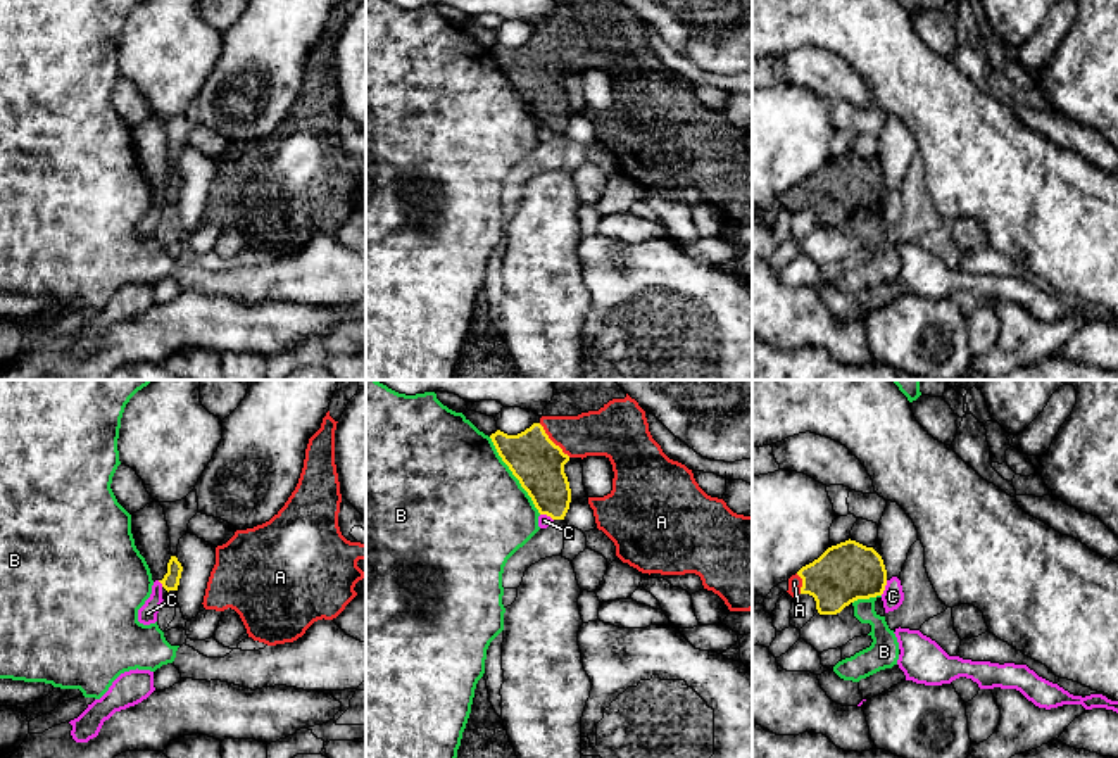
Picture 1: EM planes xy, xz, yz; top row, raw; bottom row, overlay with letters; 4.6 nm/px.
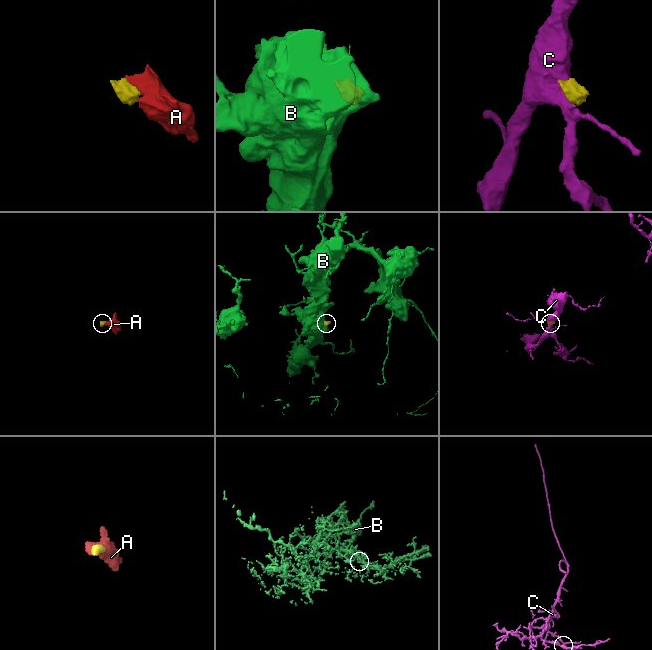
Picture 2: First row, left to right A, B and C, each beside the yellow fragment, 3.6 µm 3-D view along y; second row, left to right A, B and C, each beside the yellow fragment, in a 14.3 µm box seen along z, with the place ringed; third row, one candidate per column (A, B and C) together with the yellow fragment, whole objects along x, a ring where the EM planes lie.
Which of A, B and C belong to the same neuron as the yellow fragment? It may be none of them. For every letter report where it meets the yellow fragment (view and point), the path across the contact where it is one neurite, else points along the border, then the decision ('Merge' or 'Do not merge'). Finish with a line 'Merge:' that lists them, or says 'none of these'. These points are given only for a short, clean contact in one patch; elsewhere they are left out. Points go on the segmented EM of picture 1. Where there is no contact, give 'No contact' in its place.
A: Touches yellow at xz (551, 441). Path across: xz (539, 465), (539, 454), (551, 441), (602, 432). Merge
B: Touches yellow at xz (513, 473). Do not merge
C: Touches yellow at yz (884, 587). Boundary: yz (887, 581), (880, 594). Do not merge
Merge: A

